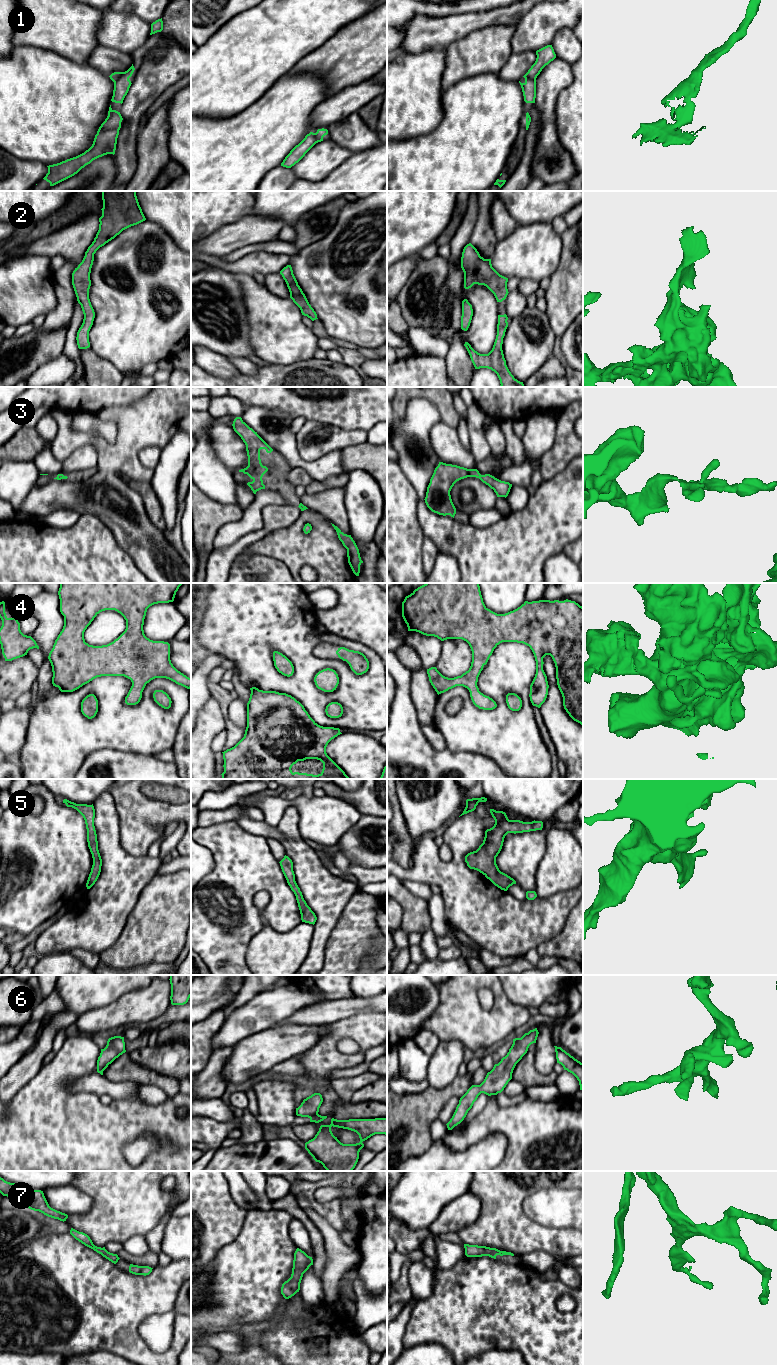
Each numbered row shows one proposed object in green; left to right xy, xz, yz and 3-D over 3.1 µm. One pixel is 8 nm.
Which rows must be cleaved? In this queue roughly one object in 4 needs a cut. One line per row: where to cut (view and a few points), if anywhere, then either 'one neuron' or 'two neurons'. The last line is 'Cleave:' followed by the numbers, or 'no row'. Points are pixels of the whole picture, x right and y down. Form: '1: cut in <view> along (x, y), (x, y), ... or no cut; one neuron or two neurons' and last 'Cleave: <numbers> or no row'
1: cut in yz along (525, 74), (535, 80); two neurons
2: no cut; one neuron
3: no cut; one neuron
4: no cut; one neuron
5: no cut; one neuron
6: no cut; one neuron
7: no cut; one neuron
Cleave: 1

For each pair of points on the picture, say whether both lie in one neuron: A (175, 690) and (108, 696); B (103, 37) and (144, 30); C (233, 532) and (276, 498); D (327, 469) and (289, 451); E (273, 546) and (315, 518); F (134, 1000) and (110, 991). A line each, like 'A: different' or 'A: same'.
A: same
B: same
C: same
D: same
E: same
F: different

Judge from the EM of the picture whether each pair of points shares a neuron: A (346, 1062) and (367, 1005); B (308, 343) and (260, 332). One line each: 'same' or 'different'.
A: different
B: same

